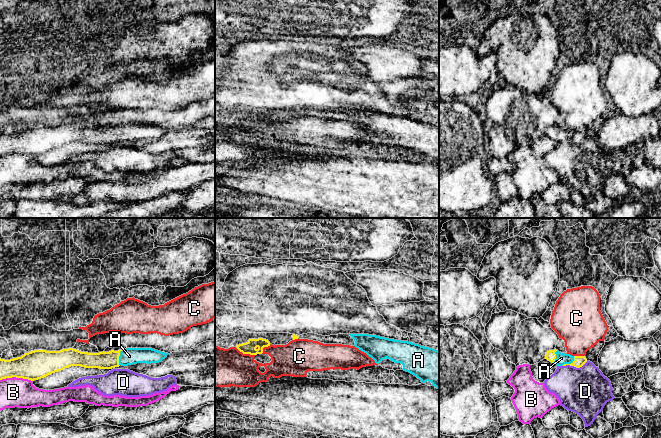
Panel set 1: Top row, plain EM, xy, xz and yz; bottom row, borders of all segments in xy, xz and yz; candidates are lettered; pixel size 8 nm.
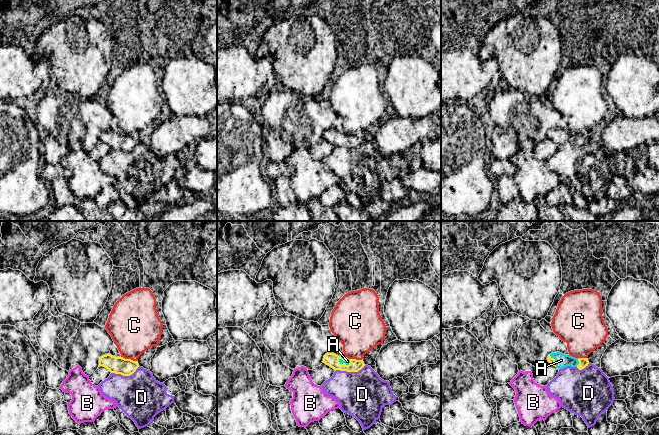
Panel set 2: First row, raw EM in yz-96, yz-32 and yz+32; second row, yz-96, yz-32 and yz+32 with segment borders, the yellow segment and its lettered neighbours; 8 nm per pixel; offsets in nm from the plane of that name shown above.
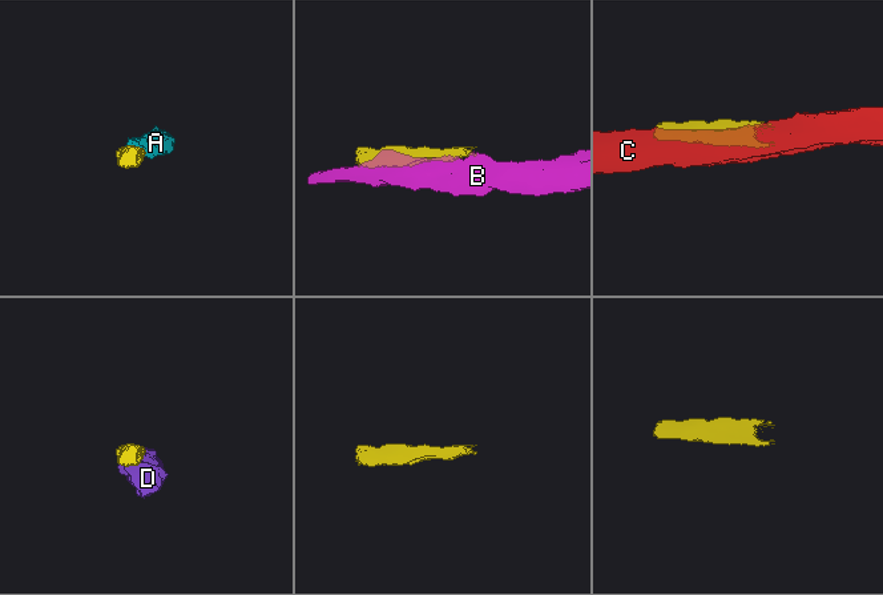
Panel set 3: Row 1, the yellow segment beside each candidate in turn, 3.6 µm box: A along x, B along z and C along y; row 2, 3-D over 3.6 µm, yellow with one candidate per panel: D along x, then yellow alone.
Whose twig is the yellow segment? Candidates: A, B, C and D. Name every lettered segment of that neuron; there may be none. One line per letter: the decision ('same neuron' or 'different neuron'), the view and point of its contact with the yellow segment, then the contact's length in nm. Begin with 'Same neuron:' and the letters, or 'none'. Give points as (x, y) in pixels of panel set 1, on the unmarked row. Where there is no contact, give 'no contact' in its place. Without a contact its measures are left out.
Same neuron: A
A: same neuron; meets yellow in xy at (118, 133); contact 140 nm long
B: different neuron; meets yellow in xy at (16, 153); contact 260 nm long
C: different neuron; meets yellow in xz at (245, 129); contact 180 nm long
D: different neuron; meets yellow in yz at (575, 142); contact 200 nm long

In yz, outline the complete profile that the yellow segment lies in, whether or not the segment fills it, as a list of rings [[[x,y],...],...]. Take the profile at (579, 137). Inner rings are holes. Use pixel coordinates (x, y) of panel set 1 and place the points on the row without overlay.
[[[549,126],[546,128],[545,135],[554,139],[557,142],[574,142],[576,144],[582,143],[587,135],[585,132],[572,132],[570,130],[564,130],[559,128],[558,126]]]

